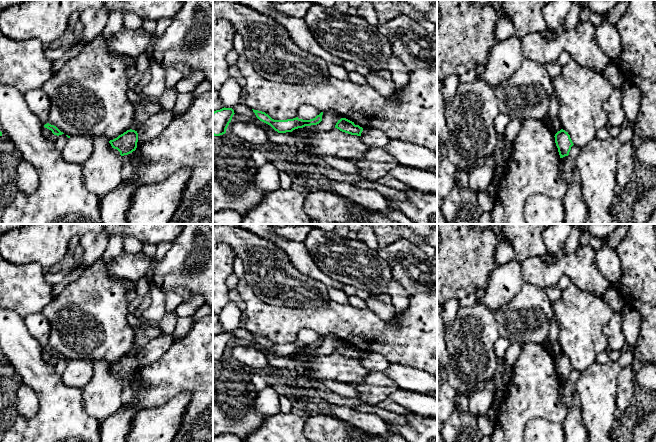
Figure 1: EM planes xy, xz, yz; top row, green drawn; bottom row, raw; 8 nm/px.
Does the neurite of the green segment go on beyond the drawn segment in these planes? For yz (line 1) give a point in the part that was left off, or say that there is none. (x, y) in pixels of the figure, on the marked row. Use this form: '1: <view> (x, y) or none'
1: none

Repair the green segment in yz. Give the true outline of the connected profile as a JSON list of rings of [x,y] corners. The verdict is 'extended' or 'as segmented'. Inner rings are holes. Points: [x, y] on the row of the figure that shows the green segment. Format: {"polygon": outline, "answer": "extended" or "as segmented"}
{"polygon": [[[561,129],[555,134],[554,137],[555,137],[555,143],[558,148],[560,158],[568,156],[571,147],[574,145],[568,132]]], "answer": "as segmented"}

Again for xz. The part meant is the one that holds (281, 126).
{"polygon": [[[252,110],[260,121],[270,125],[278,133],[292,132],[295,129],[303,128],[305,126],[317,125],[322,121],[323,115],[323,112],[321,112],[315,118],[310,120],[303,120],[298,117],[287,120],[274,120],[265,112]]], "answer": "as segmented"}

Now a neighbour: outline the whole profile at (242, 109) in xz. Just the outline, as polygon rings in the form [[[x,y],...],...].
[[[238,104],[232,108],[235,114],[241,114],[248,116],[251,119],[251,122],[256,123],[259,119],[256,117],[255,113],[251,108],[244,104]]]

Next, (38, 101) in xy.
[[[40,88],[27,92],[24,97],[31,112],[38,117],[43,125],[47,124],[51,109],[49,96]]]

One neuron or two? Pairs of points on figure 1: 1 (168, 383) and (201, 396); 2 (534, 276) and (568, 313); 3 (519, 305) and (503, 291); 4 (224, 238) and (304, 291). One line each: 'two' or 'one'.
1: one
2: two
3: two
4: one

